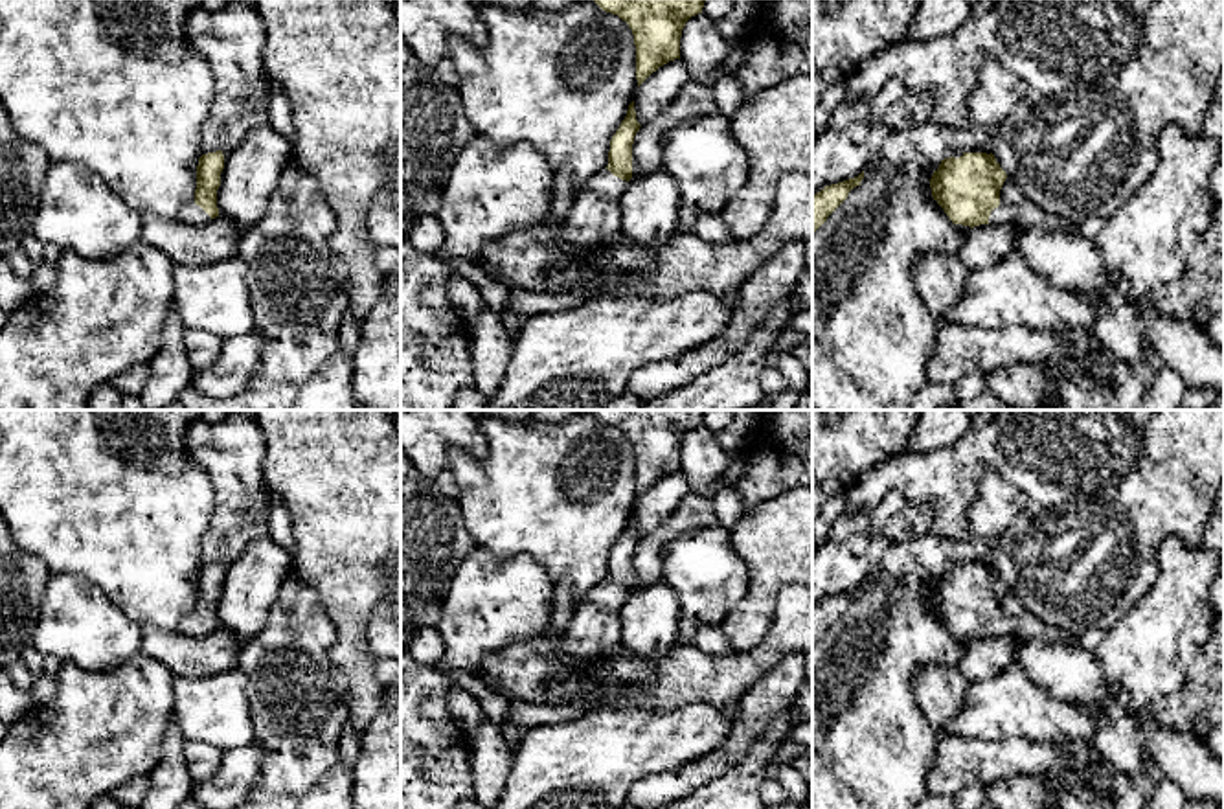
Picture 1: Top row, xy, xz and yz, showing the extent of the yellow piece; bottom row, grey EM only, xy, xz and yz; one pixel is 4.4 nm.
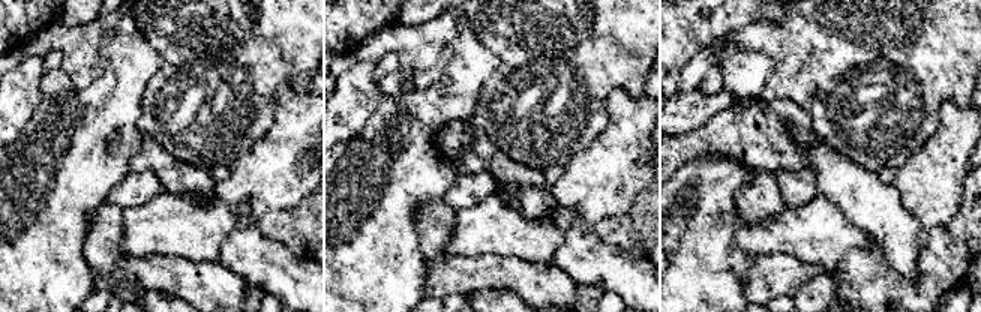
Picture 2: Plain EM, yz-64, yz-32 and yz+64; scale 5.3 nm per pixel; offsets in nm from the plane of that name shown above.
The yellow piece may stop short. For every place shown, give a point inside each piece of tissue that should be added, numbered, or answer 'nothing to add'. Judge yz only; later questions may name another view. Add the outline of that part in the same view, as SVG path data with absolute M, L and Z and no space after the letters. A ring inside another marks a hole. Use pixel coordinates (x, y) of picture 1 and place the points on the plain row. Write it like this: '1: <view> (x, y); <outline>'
1: yz (1015, 620); M1009 588L1000 601L1000 618L991 623L989 636L1046 640L1068 645L1079 644L1075 636L1070 636L1040 621Z

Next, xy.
1: xy (192, 626); M195 609L180 623L180 632L187 636L206 636L213 632L200 618L195 616Z

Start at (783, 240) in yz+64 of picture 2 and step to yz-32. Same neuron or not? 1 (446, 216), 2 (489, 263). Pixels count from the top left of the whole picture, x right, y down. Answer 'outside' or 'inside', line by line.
1: outside
2: outside

